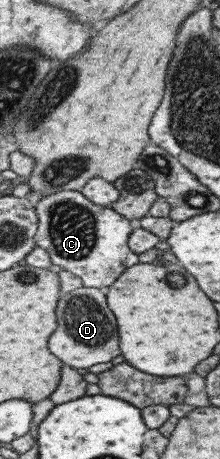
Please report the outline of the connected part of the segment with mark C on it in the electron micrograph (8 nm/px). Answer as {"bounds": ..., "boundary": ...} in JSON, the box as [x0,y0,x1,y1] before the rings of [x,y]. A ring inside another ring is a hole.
{"bounds":[32,190,137,288],"boundary":[[[61,190],[57,193],[40,197],[32,204],[37,215],[37,230],[35,230],[35,245],[44,249],[49,256],[50,265],[59,265],[63,271],[76,275],[81,285],[88,288],[109,287],[115,278],[128,267],[135,265],[137,253],[133,253],[127,245],[127,240],[134,223],[115,213],[110,207],[91,203],[80,191]]]}

